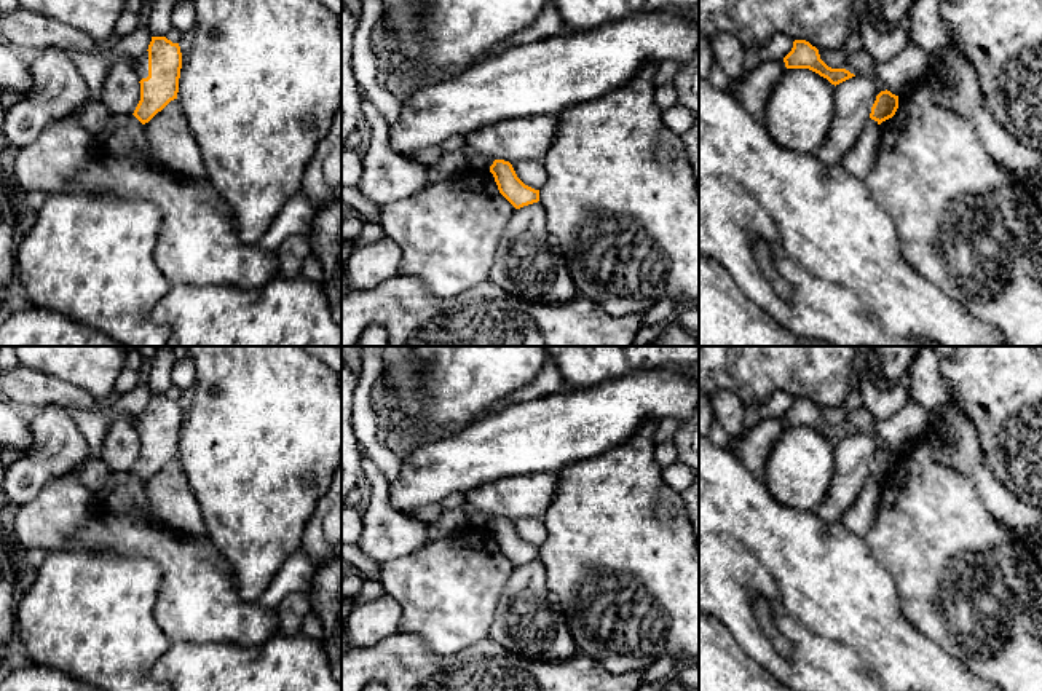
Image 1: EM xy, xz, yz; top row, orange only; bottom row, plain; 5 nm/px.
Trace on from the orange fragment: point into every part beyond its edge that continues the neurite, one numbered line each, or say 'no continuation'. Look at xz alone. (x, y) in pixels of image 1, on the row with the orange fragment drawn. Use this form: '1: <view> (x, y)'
no continuation

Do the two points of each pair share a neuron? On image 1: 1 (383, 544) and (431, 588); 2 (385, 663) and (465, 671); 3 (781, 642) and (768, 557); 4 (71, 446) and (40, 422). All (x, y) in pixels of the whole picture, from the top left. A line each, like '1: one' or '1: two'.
1: two
2: one
3: two
4: one

